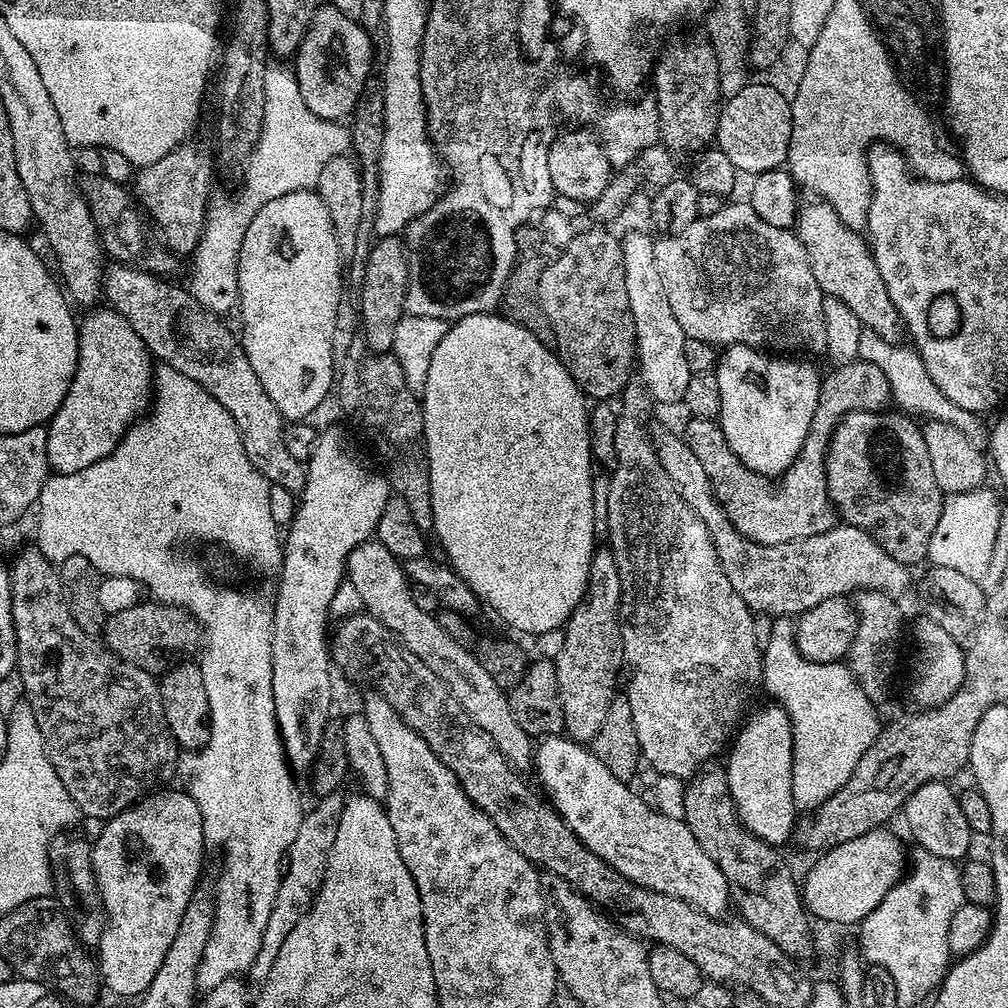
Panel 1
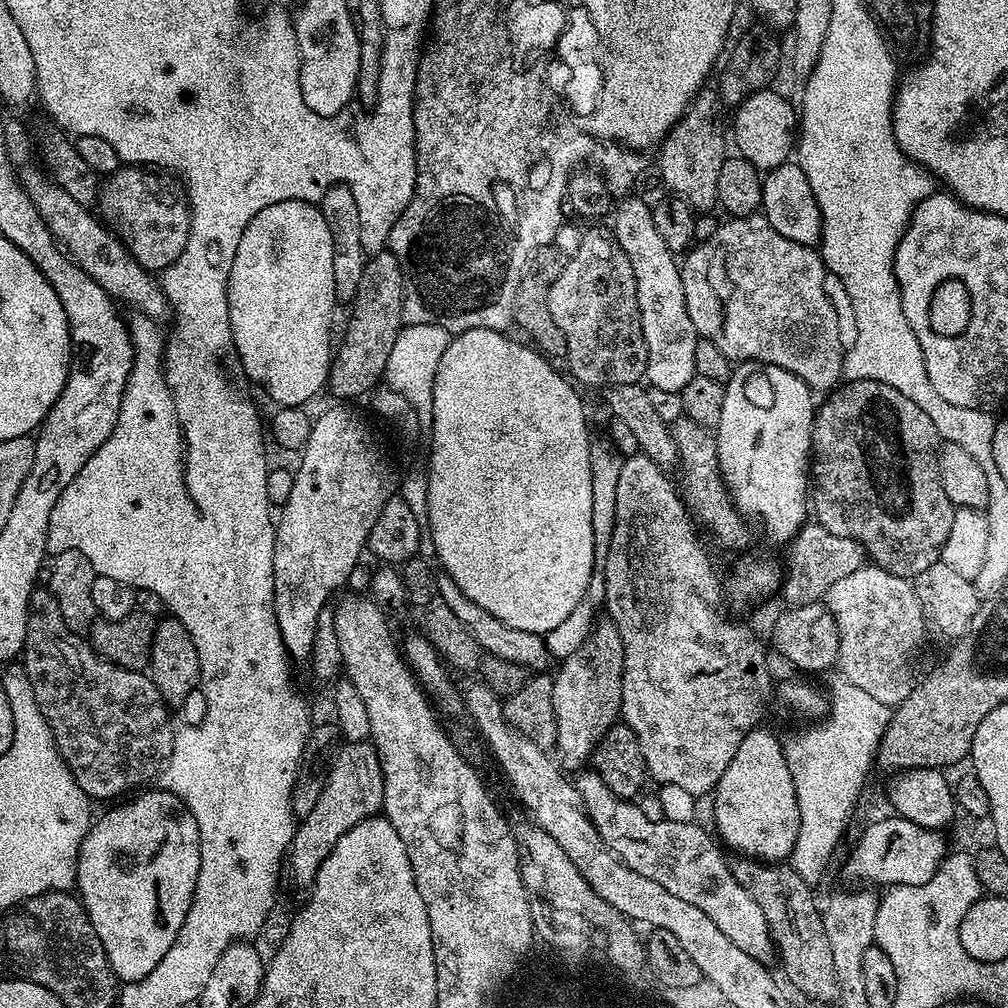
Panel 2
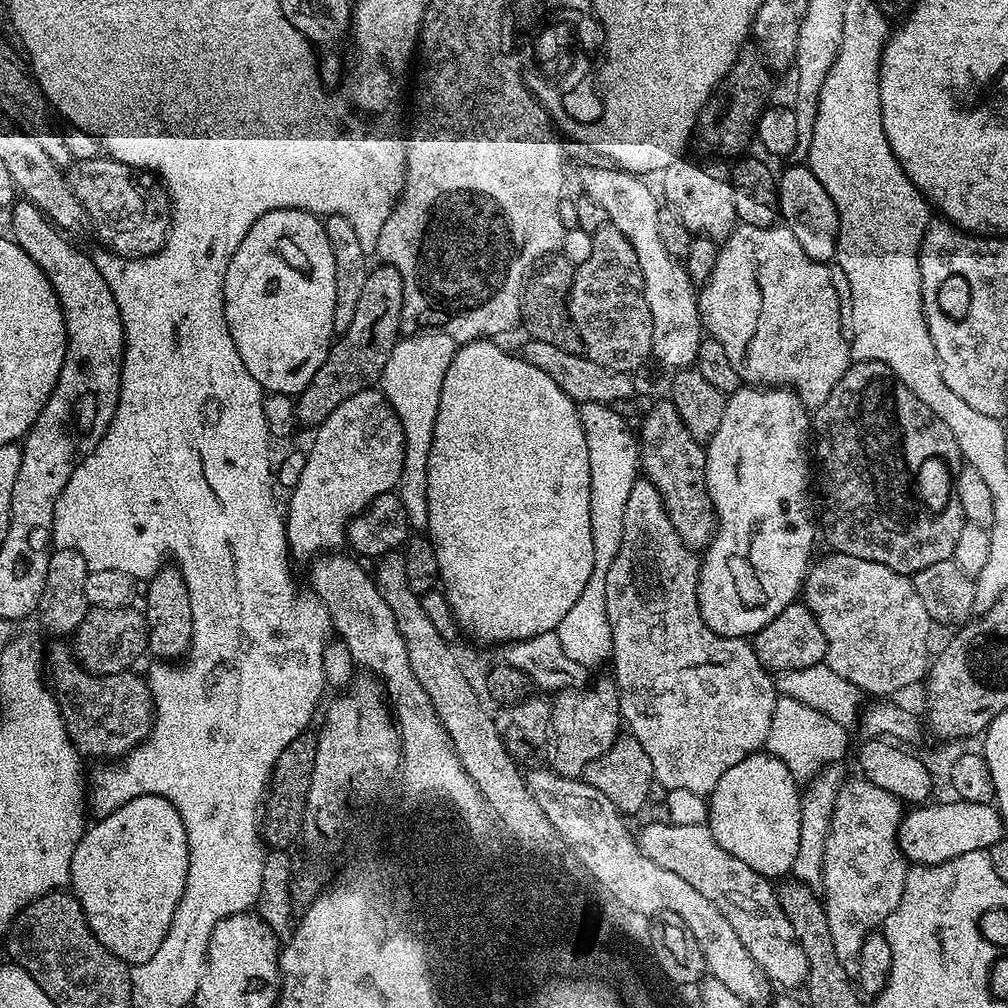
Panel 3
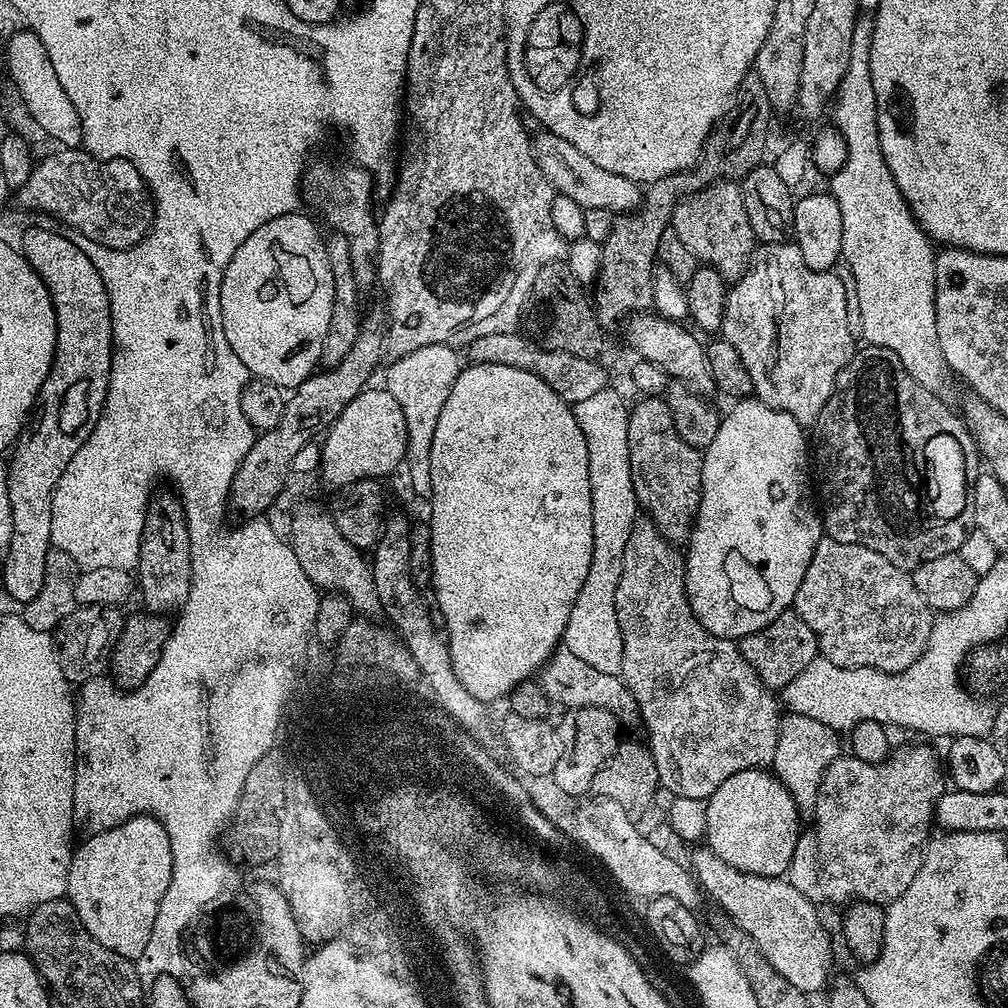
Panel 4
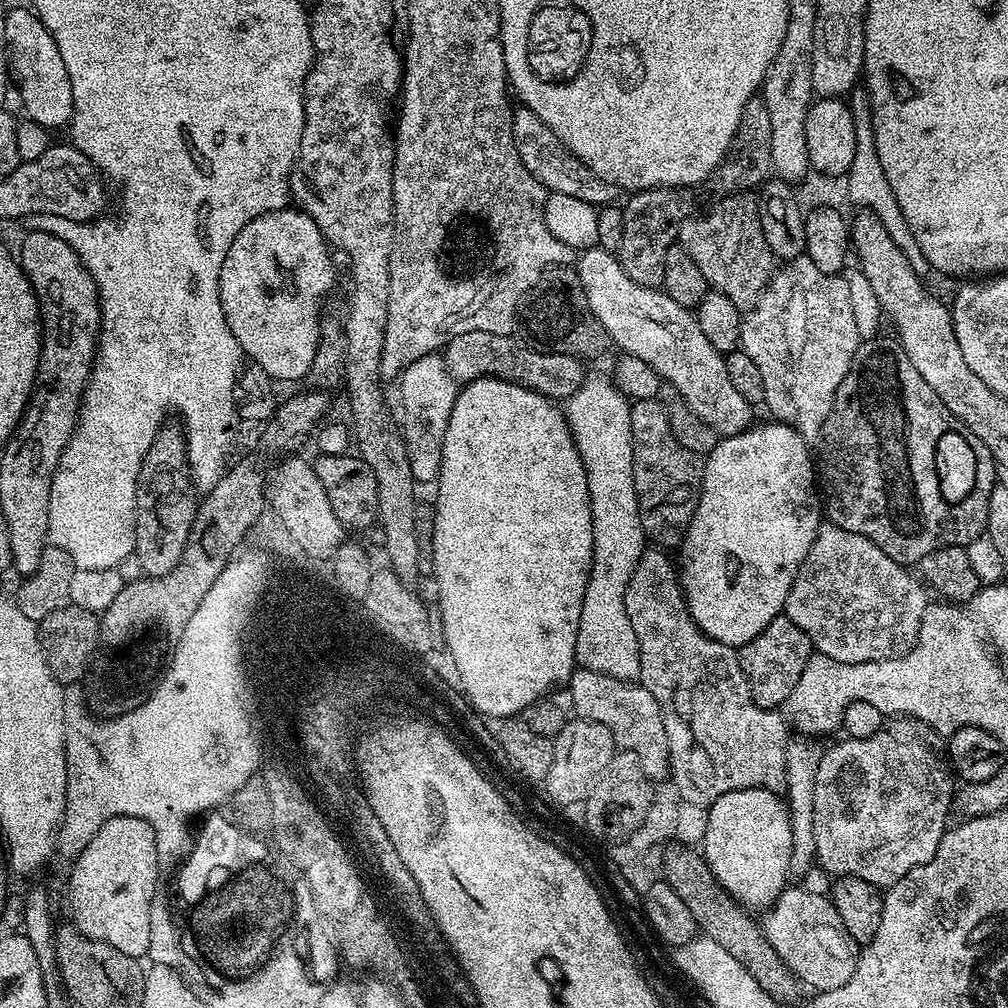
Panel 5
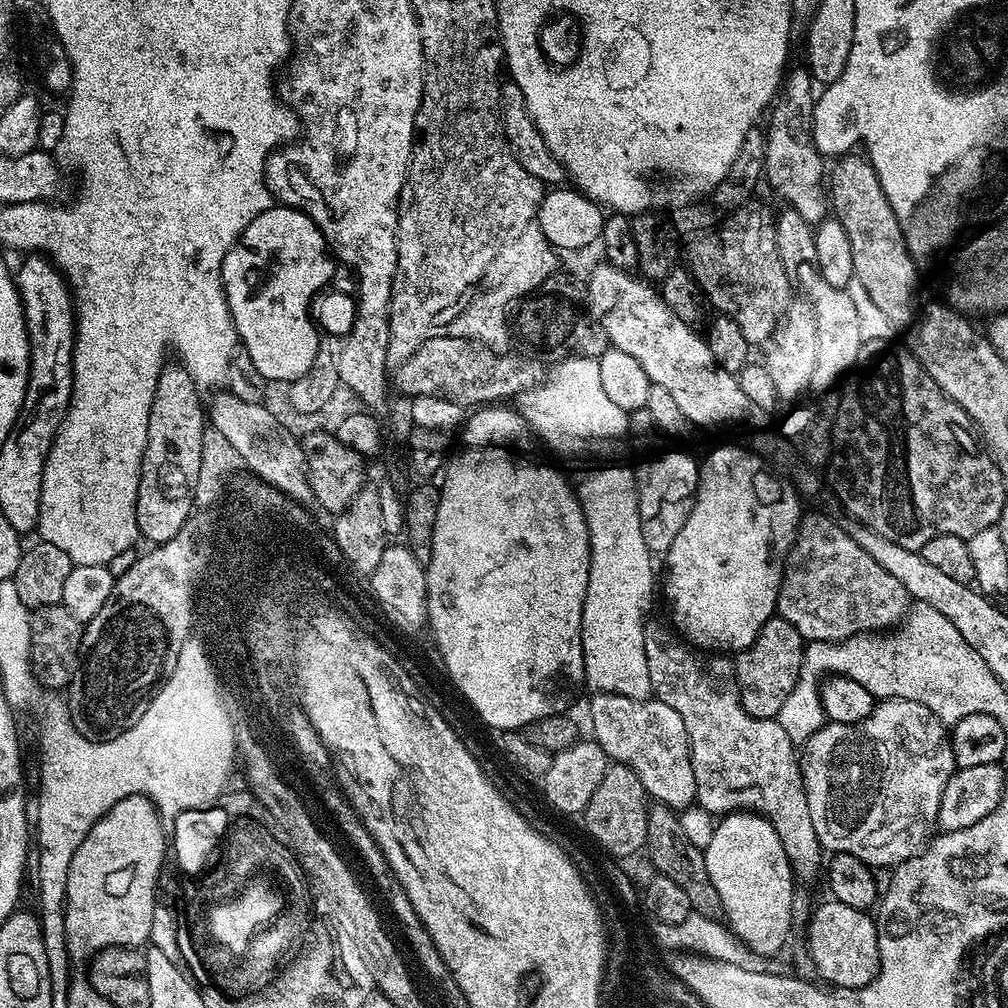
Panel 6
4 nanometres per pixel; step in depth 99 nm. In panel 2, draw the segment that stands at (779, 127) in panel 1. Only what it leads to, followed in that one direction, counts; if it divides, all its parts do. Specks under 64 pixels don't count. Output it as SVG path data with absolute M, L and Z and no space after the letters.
M767 88L753 92L737 105L734 116L734 138L737 153L759 169L767 172L791 159L798 140L798 112L780 94Z

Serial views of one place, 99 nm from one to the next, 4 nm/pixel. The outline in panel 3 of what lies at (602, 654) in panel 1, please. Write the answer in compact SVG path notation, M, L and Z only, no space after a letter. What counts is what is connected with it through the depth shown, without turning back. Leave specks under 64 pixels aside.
M615 679L595 680L583 688L561 692L552 700L556 747L552 749L550 764L560 776L583 777L586 766L606 754L621 735L620 694Z

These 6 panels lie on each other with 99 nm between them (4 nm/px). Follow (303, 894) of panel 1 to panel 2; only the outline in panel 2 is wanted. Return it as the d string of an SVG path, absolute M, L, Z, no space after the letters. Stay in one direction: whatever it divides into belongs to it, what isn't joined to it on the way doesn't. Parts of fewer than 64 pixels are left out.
M348 742L343 746L344 749L341 747L335 753L328 769L328 777L332 779L332 784L326 782L326 787L332 788L332 796L328 796L328 792L322 790L322 798L318 798L314 810L310 810L310 814L297 823L296 833L292 835L290 845L292 876L305 890L311 889L315 885L318 870L322 866L322 862L326 862L330 850L334 850L338 838L342 838L342 834L346 834L354 826L358 826L358 822L368 819L373 815L374 810L383 809L384 806L384 775L380 769L380 755L376 752L375 747L368 742Z

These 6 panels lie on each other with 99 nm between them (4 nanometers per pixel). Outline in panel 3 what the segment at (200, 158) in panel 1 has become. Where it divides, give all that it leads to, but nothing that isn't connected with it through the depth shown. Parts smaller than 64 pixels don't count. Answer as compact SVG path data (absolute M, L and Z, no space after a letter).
M111 158L90 161L75 161L66 172L68 184L74 190L74 198L82 202L84 215L90 221L90 228L96 231L105 249L118 256L154 256L161 252L172 230L172 198L167 188L155 175L132 168Z

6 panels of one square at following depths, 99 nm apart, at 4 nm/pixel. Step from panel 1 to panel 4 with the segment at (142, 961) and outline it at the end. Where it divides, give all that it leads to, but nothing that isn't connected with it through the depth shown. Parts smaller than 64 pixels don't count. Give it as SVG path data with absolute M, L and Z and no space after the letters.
M135 816L105 832L93 832L87 839L85 844L77 843L72 853L66 899L95 940L135 962L150 942L162 896L170 886L170 838L164 824L153 816Z

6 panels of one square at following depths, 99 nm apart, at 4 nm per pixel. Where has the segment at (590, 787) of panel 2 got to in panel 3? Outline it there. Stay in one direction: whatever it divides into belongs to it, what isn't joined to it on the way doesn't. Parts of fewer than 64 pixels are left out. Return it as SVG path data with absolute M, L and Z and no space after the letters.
M669 822L648 824L641 830L640 836L638 832L638 843L640 851L646 858L658 862L658 866L662 866L662 870L670 870L674 874L678 874L678 878L682 878L690 886L694 886L694 890L698 890L698 894L702 894L709 902L714 902L714 906L718 906L718 910L722 910L726 922L730 922L730 926L734 926L734 934L738 934L738 938L742 938L742 946L746 946L746 950L750 950L750 958L754 958L754 962L758 962L758 966L767 974L773 985L781 984L784 987L781 989L796 990L792 988L798 987L799 984L801 987L807 981L806 954L796 941L794 930L778 902L773 881L767 876L760 875L759 872L750 870L750 866L746 866L746 862L738 862L738 858L734 858L734 854L726 854L726 850L722 850L722 846L718 846L707 823L694 826L678 826Z

